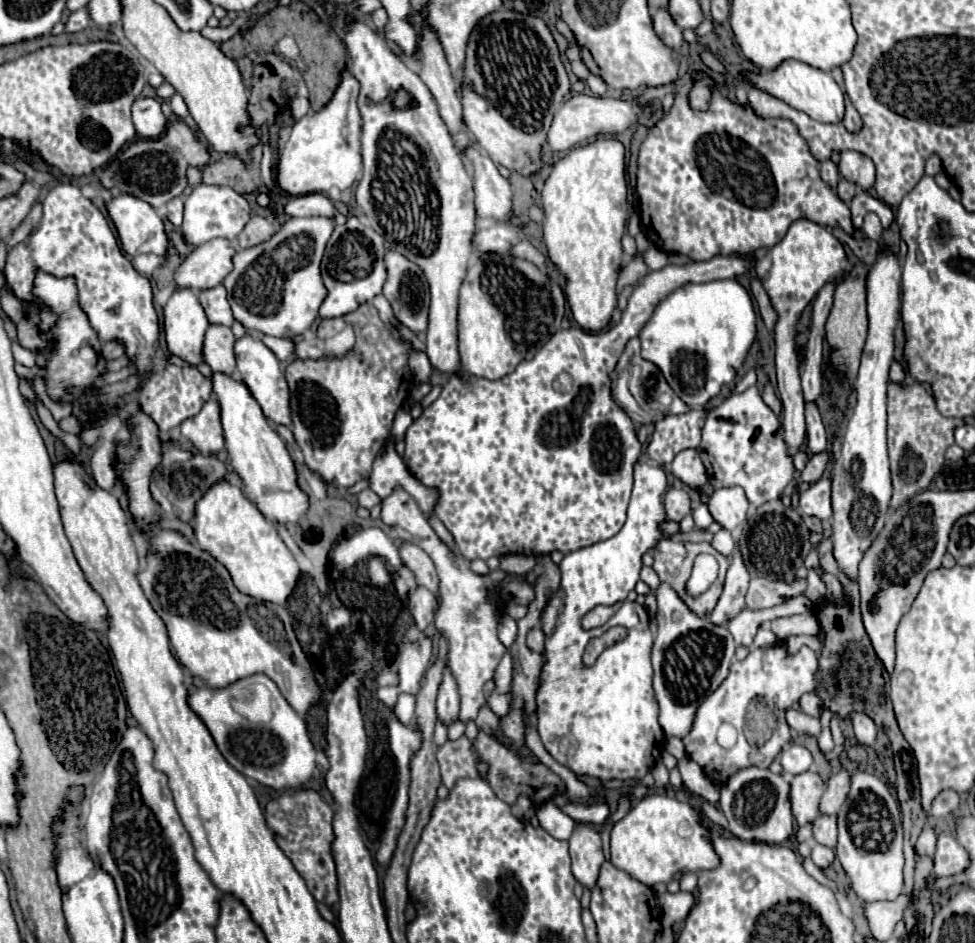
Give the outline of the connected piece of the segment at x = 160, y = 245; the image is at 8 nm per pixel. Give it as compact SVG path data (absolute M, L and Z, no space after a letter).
M121 194L121 196L113 198L113 200L109 200L107 210L109 210L109 216L111 216L115 228L117 228L121 246L123 246L123 250L125 250L129 256L137 256L137 254L157 254L161 260L167 258L169 238L167 238L167 234L165 234L163 220L155 214L155 210L153 210L147 202L141 202L139 198L133 198L133 196L129 196L129 194Z

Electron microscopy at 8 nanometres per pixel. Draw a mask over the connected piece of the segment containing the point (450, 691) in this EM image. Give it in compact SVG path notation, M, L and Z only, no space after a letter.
M445 672L439 696L437 696L437 718L441 724L451 726L457 720L459 714L459 694L457 694L457 682L451 676L451 672Z

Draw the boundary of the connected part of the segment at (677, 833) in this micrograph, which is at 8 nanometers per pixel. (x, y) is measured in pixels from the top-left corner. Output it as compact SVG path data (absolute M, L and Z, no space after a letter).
M649 794L643 800L637 802L619 822L613 824L611 828L611 864L623 872L627 872L633 880L639 880L645 886L655 886L659 882L667 884L671 880L679 880L687 872L701 872L701 870L713 870L717 868L717 854L711 846L711 842L705 838L707 830L699 824L699 814L695 812L693 806L679 802L669 796L659 796L659 794Z

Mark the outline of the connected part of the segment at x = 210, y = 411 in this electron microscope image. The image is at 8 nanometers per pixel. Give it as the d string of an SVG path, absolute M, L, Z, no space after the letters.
M211 396L209 402L205 402L205 406L197 416L187 418L181 424L181 434L205 454L213 454L225 448L221 428L221 408L215 396Z

